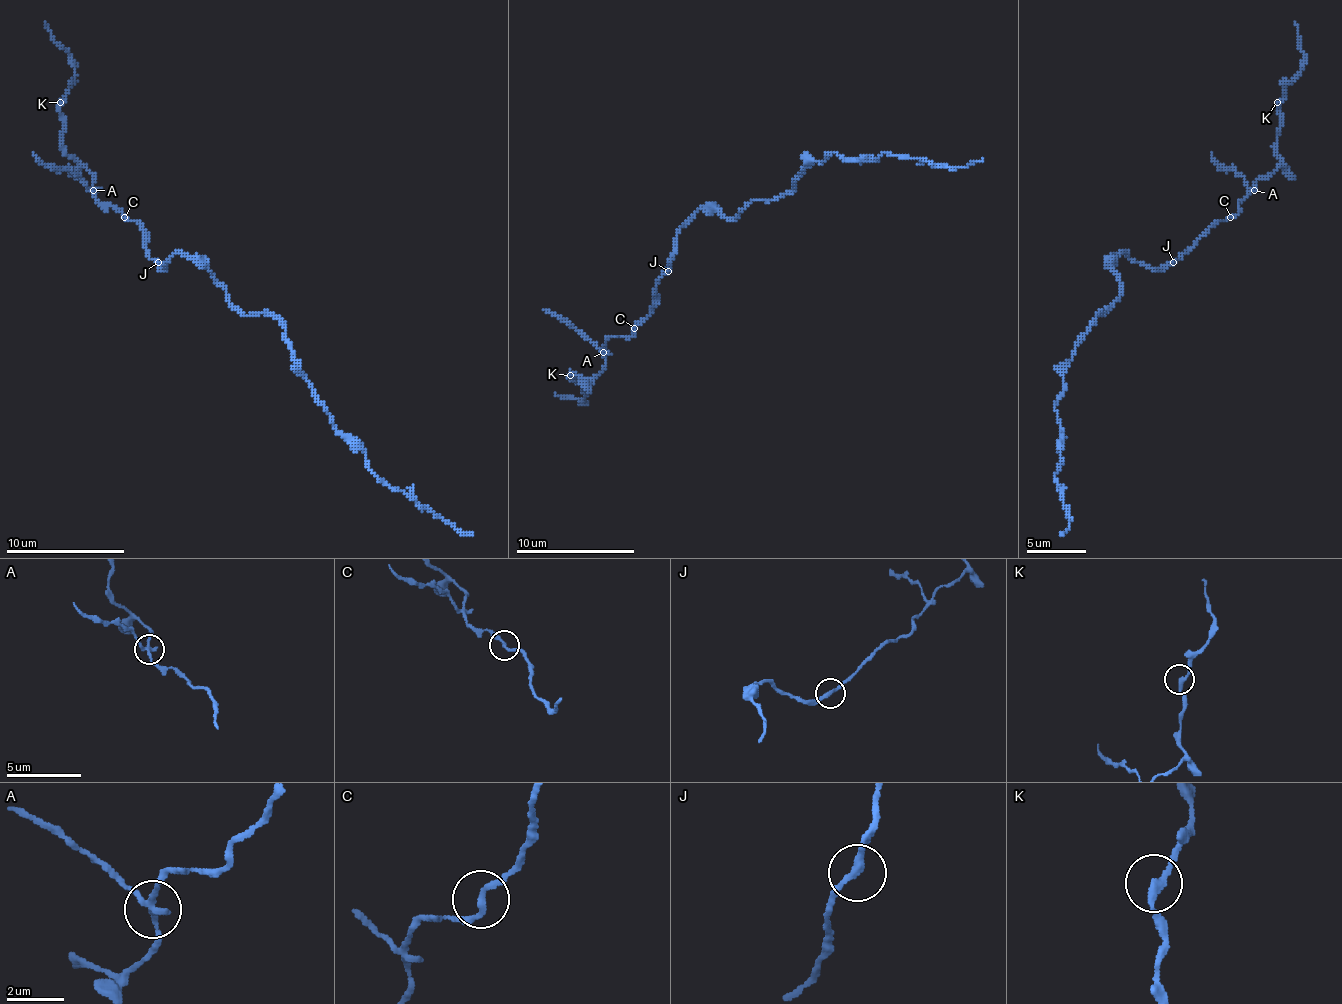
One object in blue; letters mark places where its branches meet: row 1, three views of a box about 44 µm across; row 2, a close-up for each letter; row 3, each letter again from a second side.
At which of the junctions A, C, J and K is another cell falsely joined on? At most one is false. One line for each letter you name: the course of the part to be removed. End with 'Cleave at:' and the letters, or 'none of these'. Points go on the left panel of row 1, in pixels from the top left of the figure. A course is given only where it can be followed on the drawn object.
A: foreign part runs (92, 191), (69, 170), (48, 167), (33, 152)
Cleave at: A

